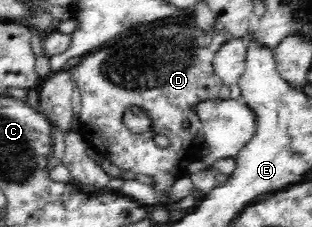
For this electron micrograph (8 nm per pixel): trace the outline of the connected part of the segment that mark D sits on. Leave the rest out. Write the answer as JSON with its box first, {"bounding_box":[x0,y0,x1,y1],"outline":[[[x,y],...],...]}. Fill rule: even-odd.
{"bounding_box":[73,19,230,194],"outline":[[[194,19],[168,20],[161,23],[156,23],[152,26],[143,27],[136,29],[135,31],[128,32],[123,37],[124,39],[120,37],[113,43],[106,45],[104,49],[100,49],[100,51],[96,51],[96,53],[86,56],[82,59],[82,62],[79,65],[73,67],[74,80],[76,81],[76,86],[78,86],[78,89],[80,90],[81,96],[81,113],[79,115],[80,127],[84,127],[84,132],[88,131],[88,133],[83,133],[83,138],[86,140],[88,145],[95,149],[97,155],[100,155],[103,159],[109,159],[111,163],[116,165],[116,167],[119,167],[122,171],[134,171],[136,175],[150,175],[150,177],[154,180],[154,185],[152,186],[154,187],[154,190],[164,194],[174,186],[174,183],[177,180],[180,180],[184,176],[190,175],[187,171],[188,166],[192,162],[201,159],[201,150],[205,144],[203,124],[200,120],[198,120],[198,114],[194,114],[194,109],[201,104],[201,101],[219,98],[220,89],[223,86],[223,82],[220,80],[220,77],[216,75],[213,62],[218,49],[220,49],[222,45],[225,45],[230,38],[222,25],[216,24],[211,31],[204,32],[204,30],[200,29],[200,27],[196,24]],[[134,107],[144,110],[144,112],[150,116],[150,120],[152,120],[152,131],[148,131],[148,133],[131,133],[130,129],[126,127],[123,121],[125,112]],[[184,121],[188,121],[190,124],[188,125],[187,130],[182,127]],[[156,135],[166,135],[170,141],[170,144],[167,147],[159,147],[153,140]]]}

